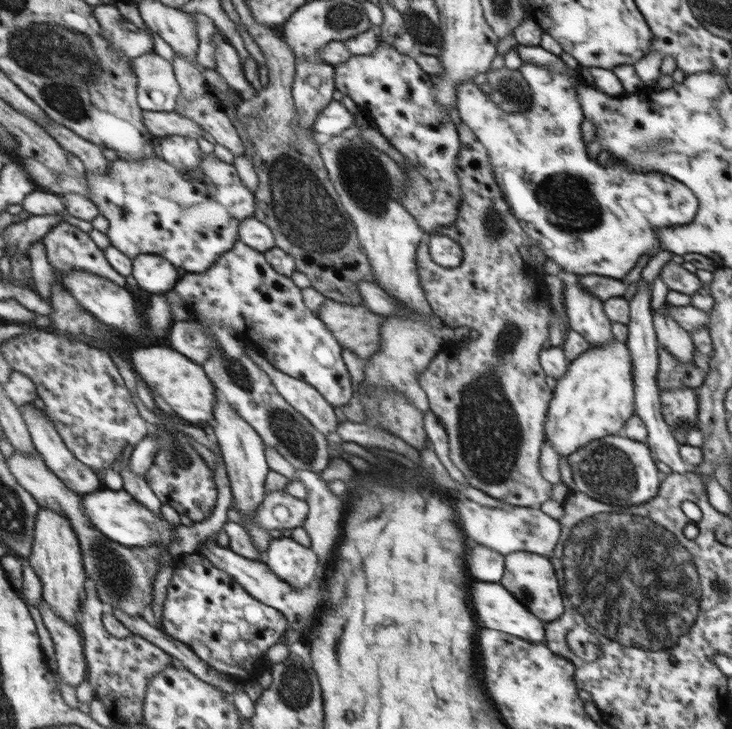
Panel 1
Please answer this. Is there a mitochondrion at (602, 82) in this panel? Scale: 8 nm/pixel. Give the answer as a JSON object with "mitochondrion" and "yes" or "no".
{"mitochondrion":"no"}

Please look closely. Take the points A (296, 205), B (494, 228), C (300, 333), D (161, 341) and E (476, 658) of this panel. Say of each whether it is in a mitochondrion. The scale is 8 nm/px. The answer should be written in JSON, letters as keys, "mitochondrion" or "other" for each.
{"A":"mitochondrion","B":"mitochondrion","C":"other","D":"other","E":"other"}

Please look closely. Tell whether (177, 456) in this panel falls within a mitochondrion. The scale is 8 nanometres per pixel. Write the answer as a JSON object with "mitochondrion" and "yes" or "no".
{"mitochondrion":"yes"}

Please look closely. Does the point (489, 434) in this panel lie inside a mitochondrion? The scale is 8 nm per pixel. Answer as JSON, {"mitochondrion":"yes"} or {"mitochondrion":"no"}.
{"mitochondrion":"yes"}

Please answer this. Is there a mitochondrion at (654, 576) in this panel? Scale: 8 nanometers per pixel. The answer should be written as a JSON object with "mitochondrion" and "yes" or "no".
{"mitochondrion":"yes"}

